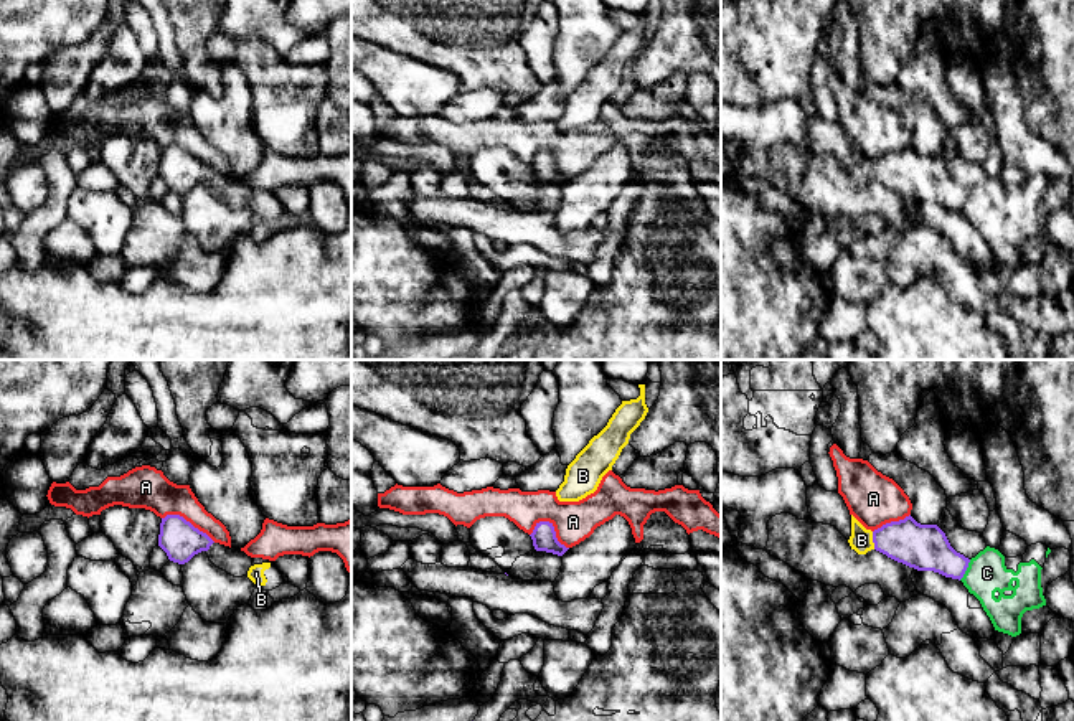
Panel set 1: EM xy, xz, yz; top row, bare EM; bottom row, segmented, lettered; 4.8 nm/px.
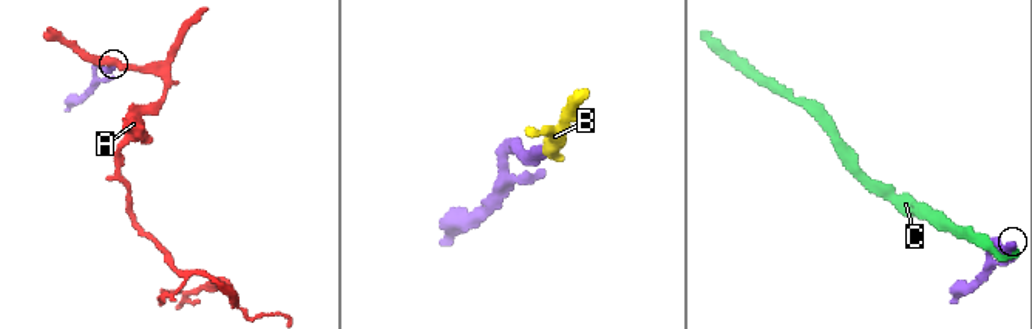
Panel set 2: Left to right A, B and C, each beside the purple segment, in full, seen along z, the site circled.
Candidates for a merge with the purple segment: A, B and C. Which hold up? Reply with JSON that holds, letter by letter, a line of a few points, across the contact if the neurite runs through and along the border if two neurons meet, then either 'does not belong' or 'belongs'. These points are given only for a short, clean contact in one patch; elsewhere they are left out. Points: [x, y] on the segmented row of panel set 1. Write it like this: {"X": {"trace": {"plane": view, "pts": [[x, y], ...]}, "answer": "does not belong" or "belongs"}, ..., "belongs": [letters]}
{"A": {"trace": {"plane": "xz", "pts": [[535, 523], [548, 522], [553, 527], [555, 537], [568, 548]]}, "answer": "does not belong"}, "B": {"trace": {"plane": "yz", "pts": [[923, 546], [901, 540], [873, 540], [862, 540]]}, "answer": "belongs"}, "C": {"answer": "does not belong"}, "belongs": ["B"]}

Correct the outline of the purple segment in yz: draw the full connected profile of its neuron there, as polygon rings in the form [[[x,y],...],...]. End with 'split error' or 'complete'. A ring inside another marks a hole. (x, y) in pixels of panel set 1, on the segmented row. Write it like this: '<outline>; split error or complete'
[[[851,515],[851,549],[866,554],[876,549],[917,571],[934,571],[962,579],[970,559],[957,553],[937,525],[921,525],[911,515],[871,531]]]; split error

